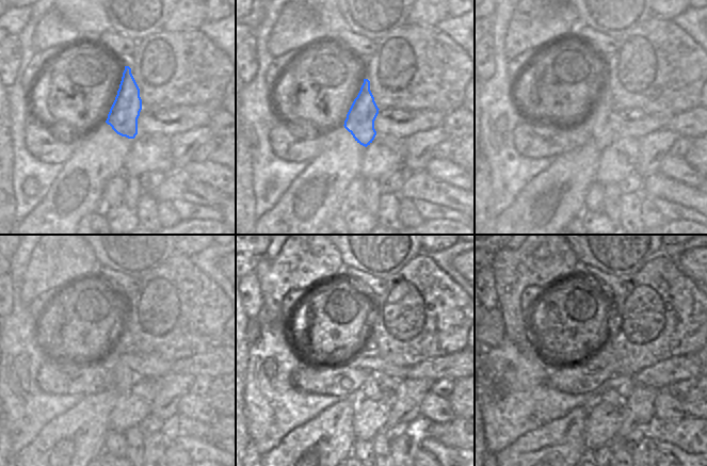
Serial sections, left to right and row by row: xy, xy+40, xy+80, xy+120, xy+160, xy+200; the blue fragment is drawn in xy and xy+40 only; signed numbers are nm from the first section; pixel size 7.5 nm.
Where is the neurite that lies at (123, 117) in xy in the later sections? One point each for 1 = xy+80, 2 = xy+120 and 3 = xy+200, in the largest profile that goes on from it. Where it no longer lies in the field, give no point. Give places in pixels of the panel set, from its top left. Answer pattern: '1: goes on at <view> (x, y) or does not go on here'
1: goes on at xy+80 (597, 123)
2: goes on at xy+120 (124, 378)
3: goes on at xy+200 (610, 396)

